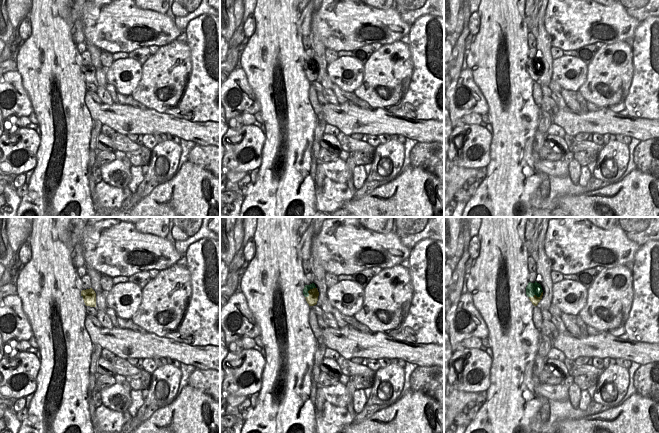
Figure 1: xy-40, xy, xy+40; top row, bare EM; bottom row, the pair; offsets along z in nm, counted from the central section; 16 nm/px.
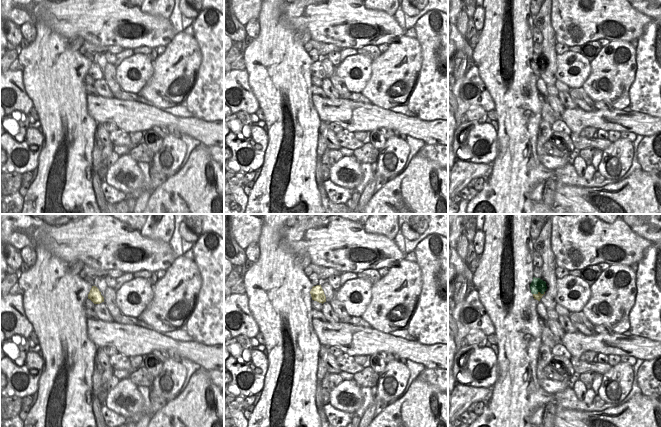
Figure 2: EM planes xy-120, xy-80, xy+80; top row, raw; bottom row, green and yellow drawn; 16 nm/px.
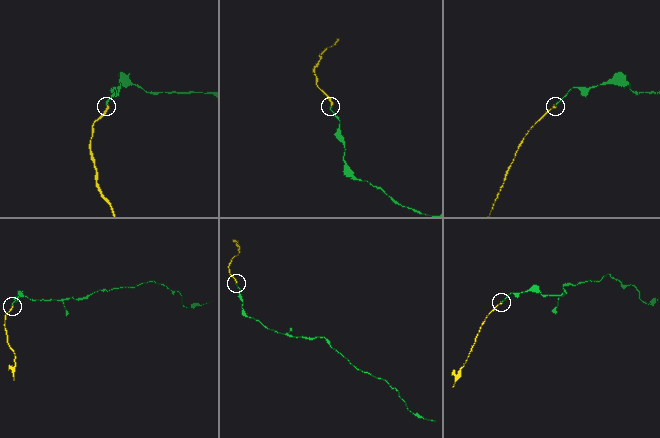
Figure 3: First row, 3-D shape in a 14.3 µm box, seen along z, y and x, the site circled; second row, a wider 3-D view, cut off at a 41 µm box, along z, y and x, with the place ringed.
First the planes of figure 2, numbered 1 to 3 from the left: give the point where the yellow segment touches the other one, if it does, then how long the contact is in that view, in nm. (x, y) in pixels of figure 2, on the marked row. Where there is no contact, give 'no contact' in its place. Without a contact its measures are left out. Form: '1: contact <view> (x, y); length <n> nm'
1: no contact
2: no contact
3: contact xy+80 (538, 291); length 200 nm

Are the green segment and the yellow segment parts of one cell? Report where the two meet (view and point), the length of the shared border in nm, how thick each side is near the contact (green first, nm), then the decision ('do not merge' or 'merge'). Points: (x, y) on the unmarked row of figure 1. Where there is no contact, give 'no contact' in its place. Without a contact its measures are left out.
contact xy+40 (536, 71); length 240 nm; calibres 200 and 140 nm; merge

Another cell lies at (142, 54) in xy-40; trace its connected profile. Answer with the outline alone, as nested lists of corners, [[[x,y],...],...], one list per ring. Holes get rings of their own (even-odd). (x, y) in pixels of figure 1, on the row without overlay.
[[[148,47],[135,49],[128,53],[128,55],[130,58],[137,60],[141,65],[143,65],[151,57]]]

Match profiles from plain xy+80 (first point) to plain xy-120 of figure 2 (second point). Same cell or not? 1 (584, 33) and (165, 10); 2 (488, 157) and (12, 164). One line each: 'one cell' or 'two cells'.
1: two cells
2: one cell

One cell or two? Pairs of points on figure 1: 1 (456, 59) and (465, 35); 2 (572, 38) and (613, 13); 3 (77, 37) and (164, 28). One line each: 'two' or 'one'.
1: one
2: one
3: two

